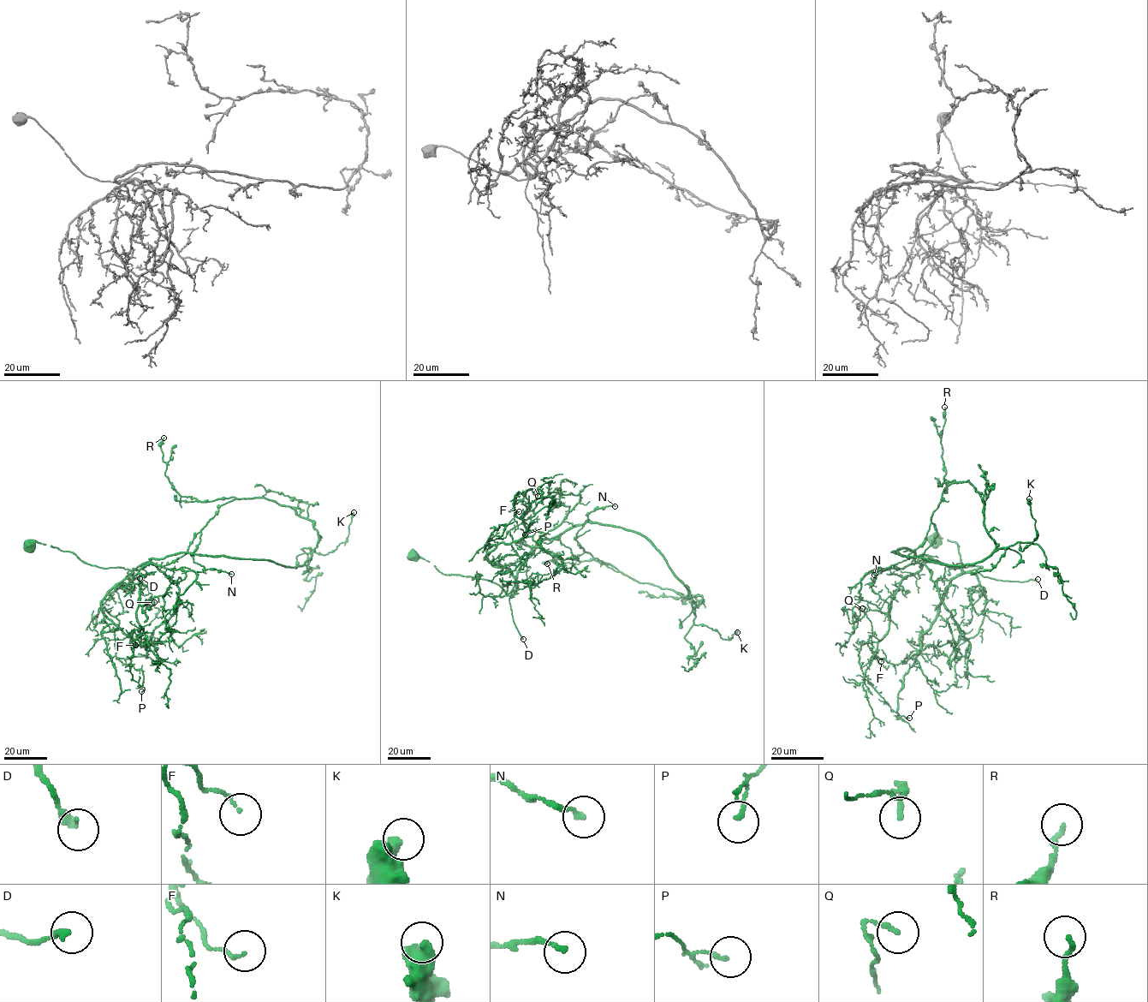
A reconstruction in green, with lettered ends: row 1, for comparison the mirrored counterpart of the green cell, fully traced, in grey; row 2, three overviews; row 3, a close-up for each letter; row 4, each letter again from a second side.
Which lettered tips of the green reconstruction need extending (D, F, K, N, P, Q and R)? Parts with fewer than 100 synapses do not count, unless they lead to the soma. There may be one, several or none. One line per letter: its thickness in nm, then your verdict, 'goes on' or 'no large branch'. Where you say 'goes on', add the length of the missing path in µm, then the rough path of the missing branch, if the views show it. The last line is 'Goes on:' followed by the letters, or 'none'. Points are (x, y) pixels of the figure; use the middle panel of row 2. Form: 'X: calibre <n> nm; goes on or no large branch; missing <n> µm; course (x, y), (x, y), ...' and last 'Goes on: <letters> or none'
D: calibre 240 nm; no large branch
F: calibre 110 nm; no large branch
K: calibre 480 nm; no large branch
N: calibre 170 nm; no large branch
P: calibre 140 nm; no large branch
Q: calibre 160 nm; no large branch
R: calibre 200 nm; no large branch
Goes on: none

